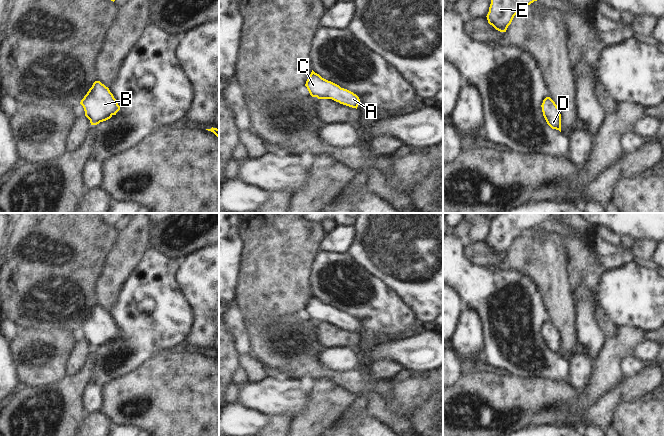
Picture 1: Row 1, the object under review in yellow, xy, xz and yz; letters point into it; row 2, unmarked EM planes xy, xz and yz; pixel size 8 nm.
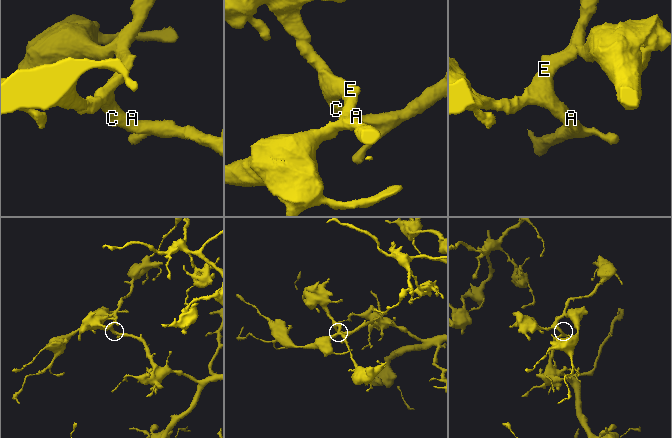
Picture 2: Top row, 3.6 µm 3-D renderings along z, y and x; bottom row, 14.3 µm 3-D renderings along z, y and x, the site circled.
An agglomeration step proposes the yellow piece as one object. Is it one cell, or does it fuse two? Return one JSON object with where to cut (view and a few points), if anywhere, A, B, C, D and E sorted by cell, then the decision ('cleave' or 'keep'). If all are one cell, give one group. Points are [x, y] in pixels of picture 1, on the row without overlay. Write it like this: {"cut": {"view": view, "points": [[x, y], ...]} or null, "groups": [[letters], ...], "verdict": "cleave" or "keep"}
{"cut": null, "groups": [["A", "B", "C", "D", "E"]], "verdict": "keep"}

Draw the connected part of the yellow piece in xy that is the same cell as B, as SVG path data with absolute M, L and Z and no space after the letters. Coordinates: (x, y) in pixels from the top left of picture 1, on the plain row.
M95 305L87 318L81 324L85 340L90 344L91 349L110 343L120 334L116 323L109 312L100 305Z

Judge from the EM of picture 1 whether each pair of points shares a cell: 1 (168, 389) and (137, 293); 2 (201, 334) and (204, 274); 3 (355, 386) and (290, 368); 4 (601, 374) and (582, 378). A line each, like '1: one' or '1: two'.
1: two
2: one
3: one
4: two

